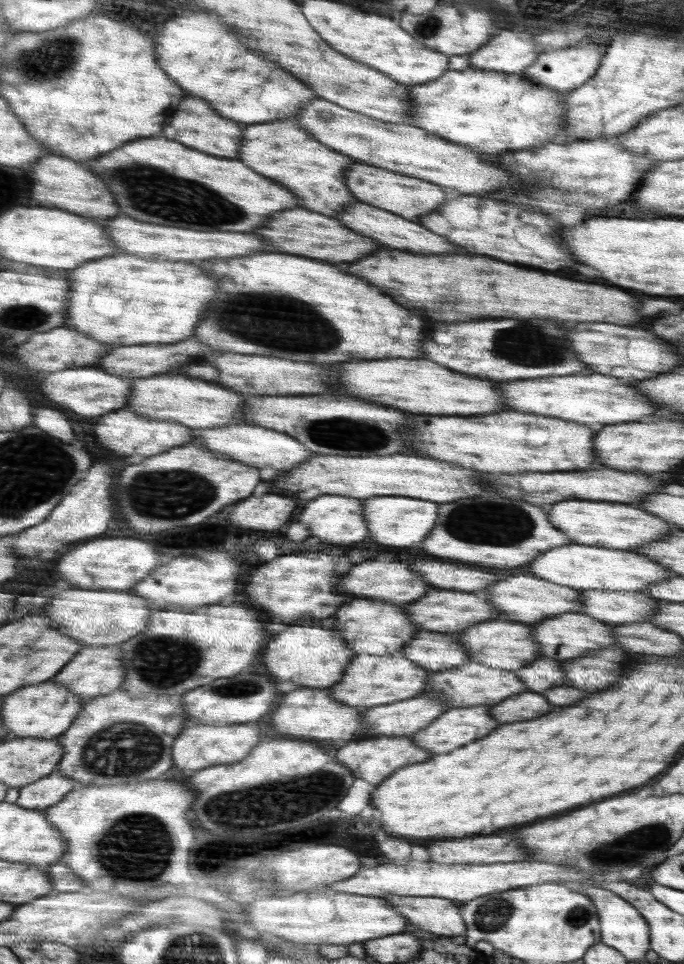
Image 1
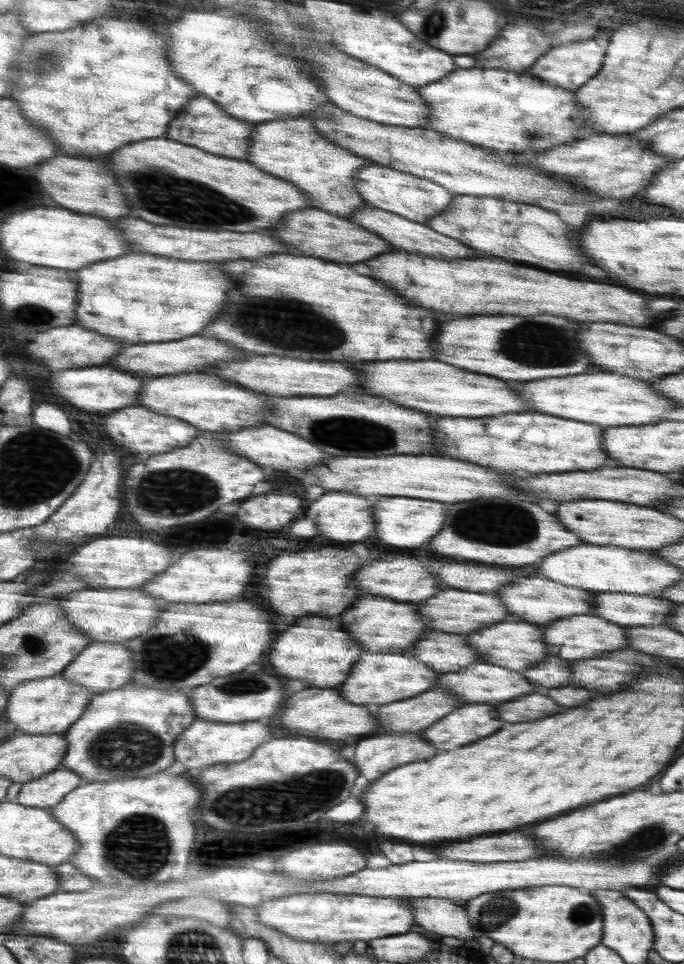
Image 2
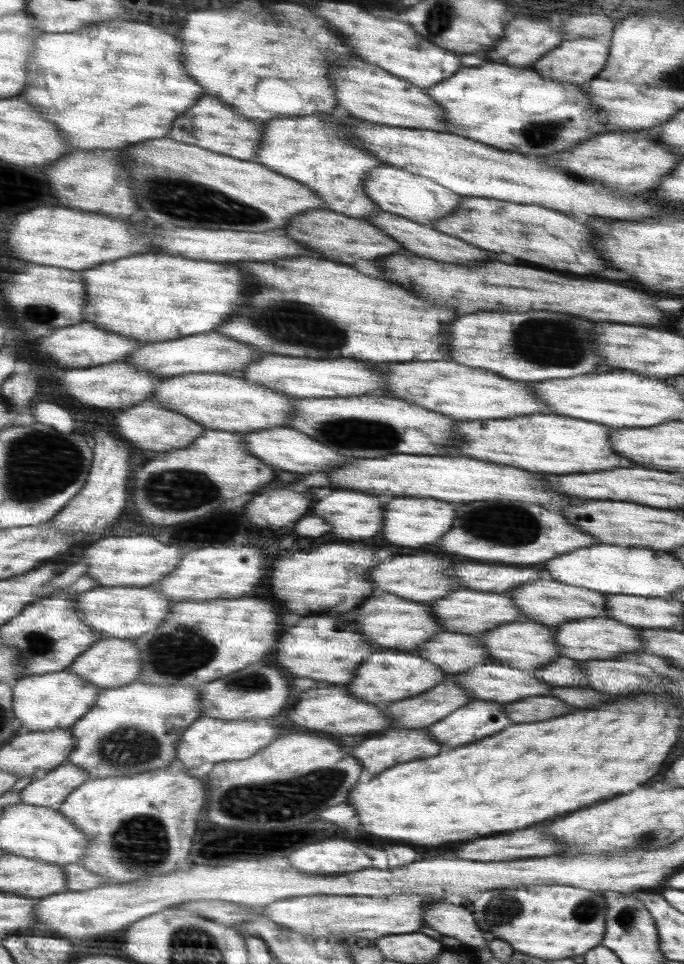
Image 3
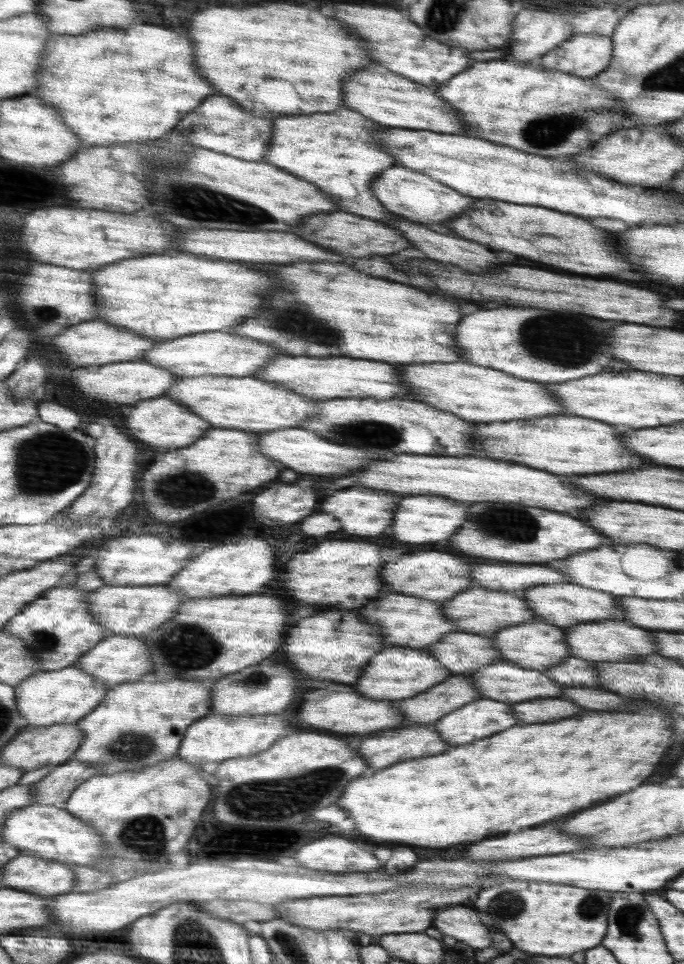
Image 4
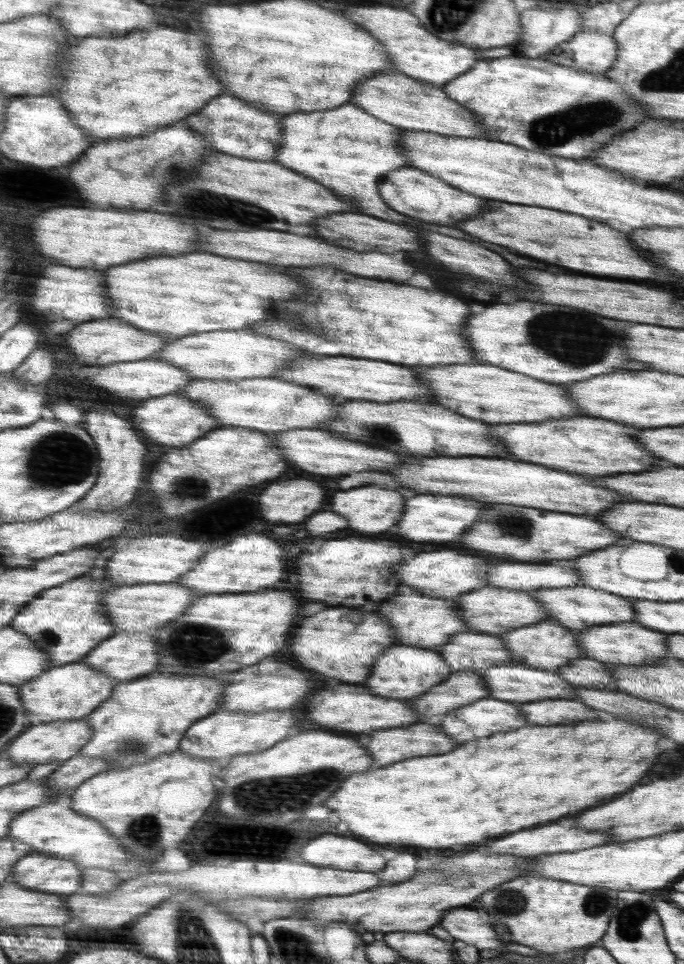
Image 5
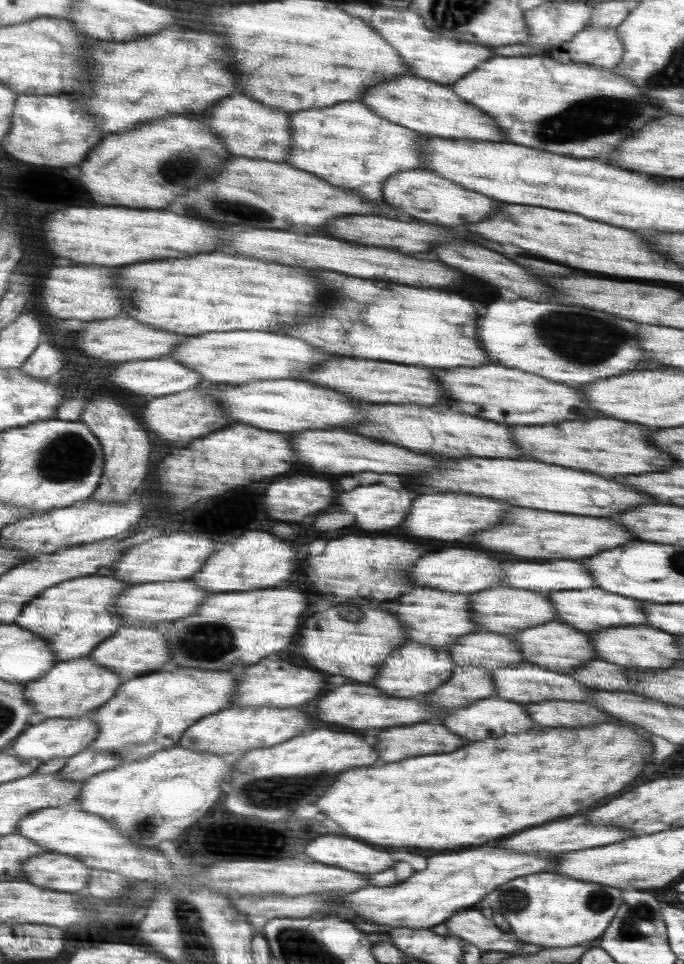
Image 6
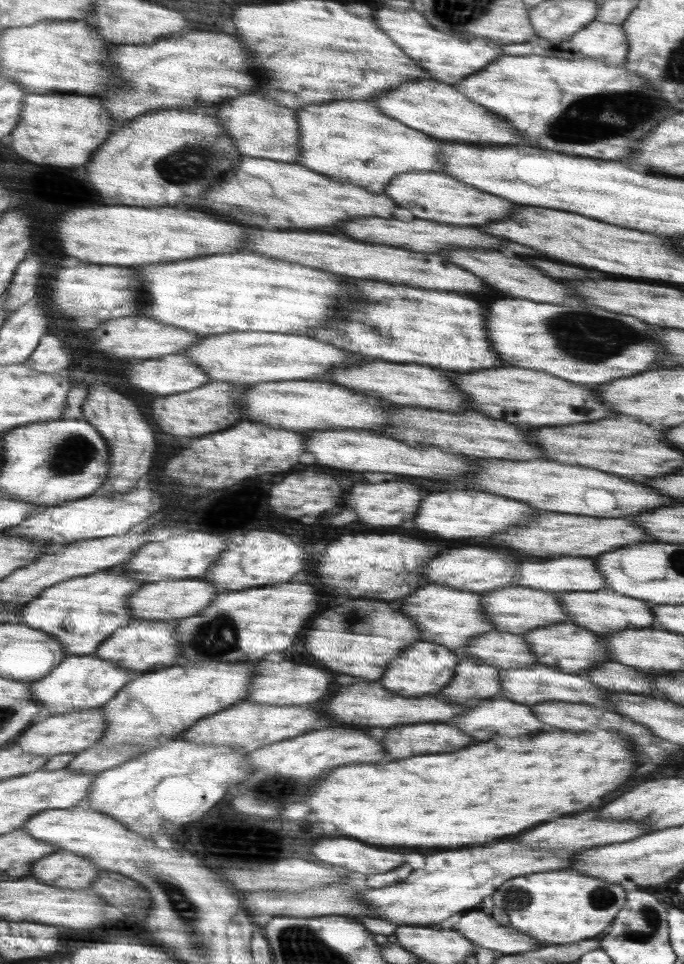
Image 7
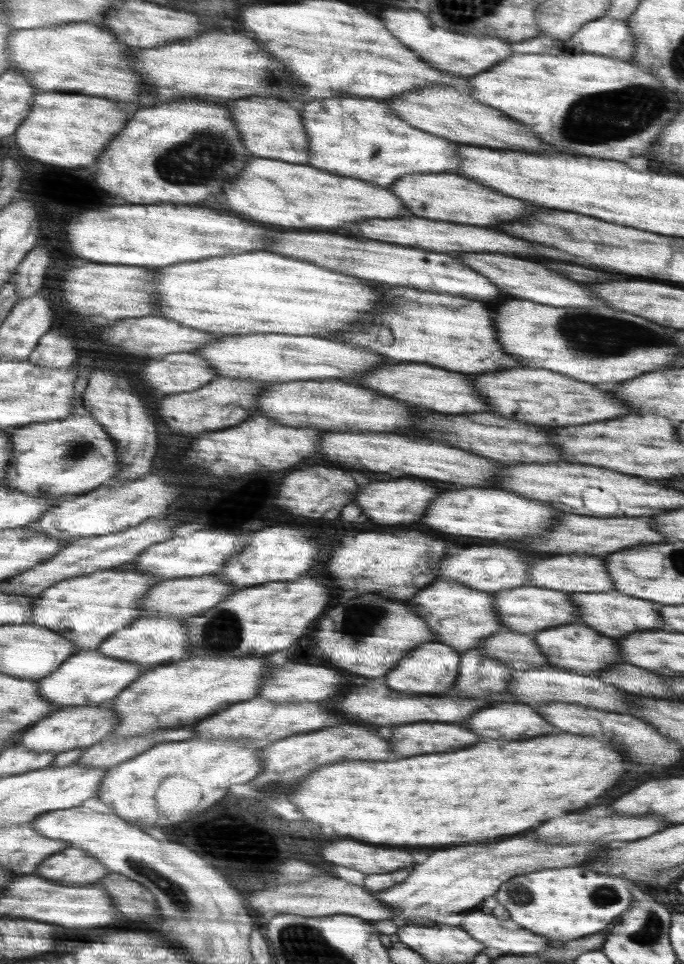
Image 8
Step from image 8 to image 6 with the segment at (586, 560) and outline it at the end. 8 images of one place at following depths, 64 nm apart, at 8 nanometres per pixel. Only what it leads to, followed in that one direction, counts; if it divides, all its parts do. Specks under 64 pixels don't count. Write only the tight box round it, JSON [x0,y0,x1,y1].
[502,560,594,590]

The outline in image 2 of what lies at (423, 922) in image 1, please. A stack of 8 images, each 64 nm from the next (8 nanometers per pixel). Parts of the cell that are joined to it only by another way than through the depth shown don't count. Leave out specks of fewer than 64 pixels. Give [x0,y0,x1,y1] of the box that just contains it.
[414,898,478,945]

